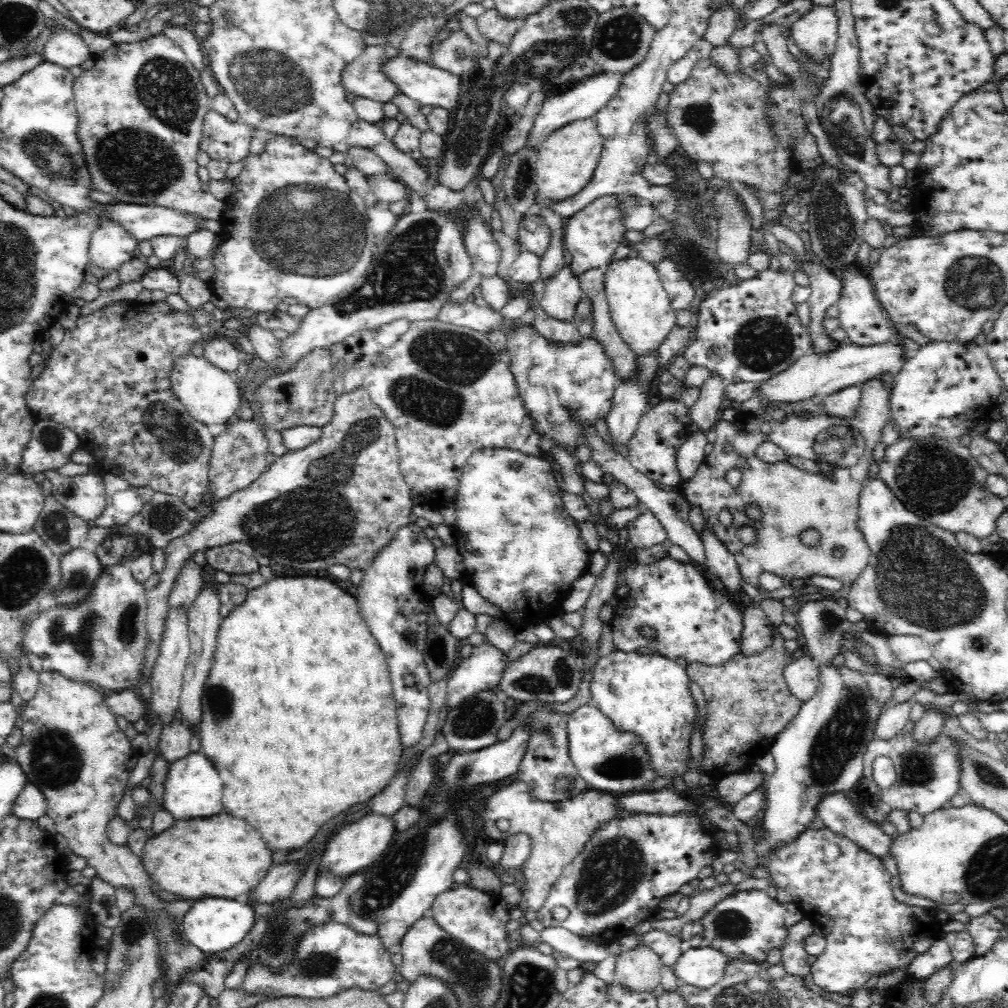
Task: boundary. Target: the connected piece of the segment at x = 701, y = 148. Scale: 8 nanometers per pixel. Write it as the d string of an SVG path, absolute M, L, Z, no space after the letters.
M711 57L698 60L688 76L680 84L674 86L669 92L669 103L666 107L666 124L678 139L678 146L682 146L685 153L698 162L704 160L710 164L714 176L744 184L746 188L780 194L784 190L784 184L790 176L790 170L797 170L798 165L792 149L784 147L780 139L772 133L770 123L764 119L768 93L758 81L746 75L743 71L722 72Z

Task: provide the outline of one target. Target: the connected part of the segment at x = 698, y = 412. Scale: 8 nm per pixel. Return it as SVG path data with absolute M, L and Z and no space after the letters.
M709 371L704 384L699 388L697 401L688 408L690 426L708 432L718 422L725 406L724 381L716 371Z

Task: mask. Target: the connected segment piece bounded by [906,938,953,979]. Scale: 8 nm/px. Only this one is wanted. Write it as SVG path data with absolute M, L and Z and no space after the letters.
M944 938L934 940L932 946L928 948L928 952L924 952L914 959L913 964L908 966L906 974L915 979L929 977L934 972L938 972L940 968L948 967L953 962L948 943L944 941Z

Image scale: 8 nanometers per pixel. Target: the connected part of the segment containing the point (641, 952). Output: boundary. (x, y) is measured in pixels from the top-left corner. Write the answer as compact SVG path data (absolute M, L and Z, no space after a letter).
M636 945L617 957L613 980L636 992L649 992L660 984L661 960L648 945Z

